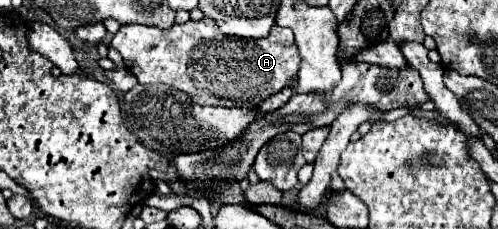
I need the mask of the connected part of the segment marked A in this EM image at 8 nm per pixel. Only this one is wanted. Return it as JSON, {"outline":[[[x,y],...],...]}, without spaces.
{"outline":[[[202,18],[198,22],[188,20],[184,24],[174,24],[168,30],[158,30],[154,26],[126,24],[114,34],[110,46],[114,46],[124,58],[124,66],[136,76],[140,84],[170,84],[186,92],[194,104],[210,106],[258,106],[264,98],[280,92],[300,68],[300,54],[294,44],[294,34],[290,28],[272,26],[270,36],[260,40],[246,40],[238,36],[222,34],[212,18]]]}

